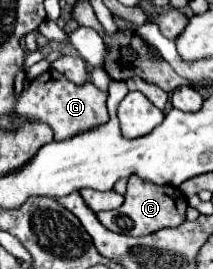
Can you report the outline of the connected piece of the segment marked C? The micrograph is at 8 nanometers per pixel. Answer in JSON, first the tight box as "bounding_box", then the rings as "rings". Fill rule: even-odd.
{"bounding_box":[97,176,187,236],"rings":[[[131,176],[127,182],[125,202],[117,210],[97,214],[97,218],[111,232],[129,234],[129,236],[145,236],[145,234],[153,234],[161,228],[173,228],[173,226],[183,224],[185,222],[185,210],[187,210],[187,200],[179,188],[157,186],[153,182],[141,180],[139,176]]]}

